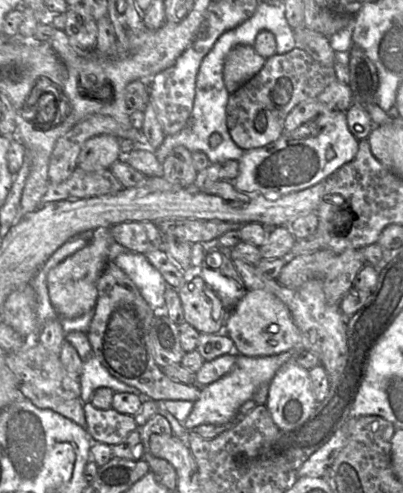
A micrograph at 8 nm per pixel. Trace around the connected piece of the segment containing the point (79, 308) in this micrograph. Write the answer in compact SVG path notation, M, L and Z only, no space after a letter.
M109 228L96 229L97 235L87 247L67 257L47 275L51 304L60 318L76 318L94 309L98 290L97 280L109 262L109 250L116 243Z

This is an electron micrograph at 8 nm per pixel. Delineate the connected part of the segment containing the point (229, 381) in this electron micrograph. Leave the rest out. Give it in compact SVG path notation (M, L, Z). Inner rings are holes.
M298 349L263 357L248 357L237 353L232 370L214 381L201 387L199 398L193 403L193 408L183 425L191 430L202 424L226 425L238 415L239 409L248 400L253 400L254 393L263 384L270 384L277 371L288 362Z

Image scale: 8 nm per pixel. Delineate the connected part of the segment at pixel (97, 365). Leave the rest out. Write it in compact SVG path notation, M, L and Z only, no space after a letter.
M93 354L83 360L79 381L80 399L83 403L91 401L93 393L100 387L108 387L114 392L133 393L139 397L142 403L147 400L153 400L137 388L129 386L112 376Z

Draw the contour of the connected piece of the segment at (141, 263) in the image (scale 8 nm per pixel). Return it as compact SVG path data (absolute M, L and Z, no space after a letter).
M124 252L114 262L122 269L137 286L140 294L156 312L165 307L165 291L169 287L162 274L148 262L144 254Z

